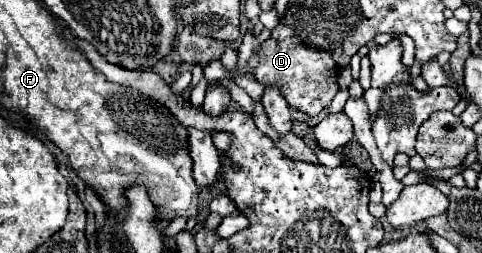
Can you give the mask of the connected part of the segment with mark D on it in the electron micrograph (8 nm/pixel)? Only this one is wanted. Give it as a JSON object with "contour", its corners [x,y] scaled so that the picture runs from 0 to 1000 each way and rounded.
{"contour":[[[577,99],[564,123],[560,154],[539,178],[539,249],[531,265],[531,312],[544,336],[581,336],[581,360],[593,383],[598,415],[639,447],[643,462],[664,455],[701,368],[701,289],[705,273],[676,202],[635,186],[602,107]]]}

